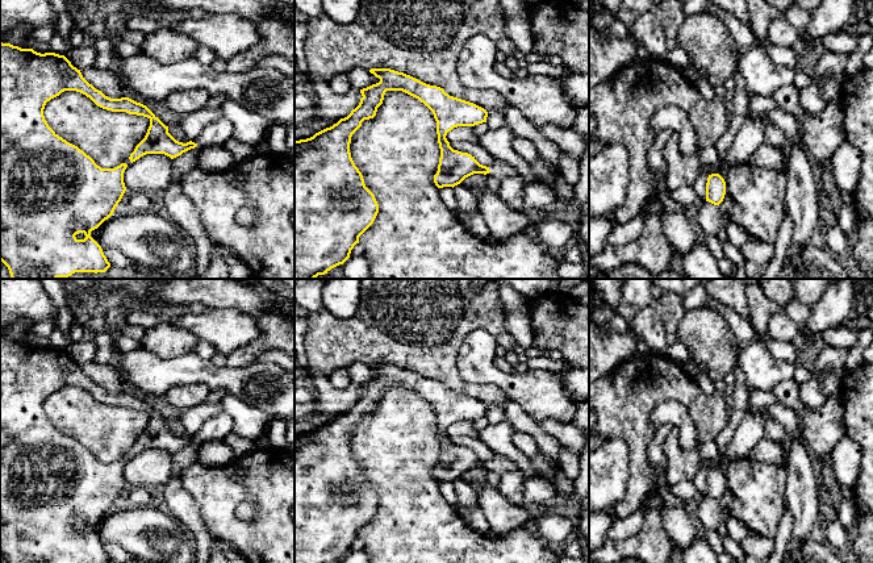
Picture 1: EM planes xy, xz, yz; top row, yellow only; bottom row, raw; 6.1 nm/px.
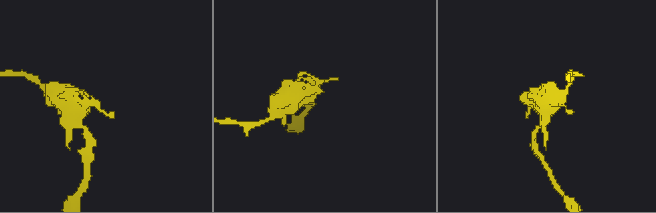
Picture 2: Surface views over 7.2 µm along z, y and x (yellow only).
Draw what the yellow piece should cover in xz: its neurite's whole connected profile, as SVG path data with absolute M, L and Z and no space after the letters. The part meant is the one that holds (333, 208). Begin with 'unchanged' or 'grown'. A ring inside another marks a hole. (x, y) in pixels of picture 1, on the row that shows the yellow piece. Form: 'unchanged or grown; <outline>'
grown; M371 68L369 72L380 82L360 89L363 97L347 117L310 138L295 141L295 279L316 279L343 264L354 246L359 243L359 237L373 224L379 213L375 195L366 187L363 175L351 158L350 143L362 122L376 116L387 91L402 91L418 99L433 112L440 149L438 171L434 175L438 188L454 188L473 174L489 172L500 180L521 178L525 182L518 170L504 160L496 160L486 167L471 154L450 146L446 135L454 128L486 122L488 112L484 108L450 96L443 88L426 84L404 72L390 68Z

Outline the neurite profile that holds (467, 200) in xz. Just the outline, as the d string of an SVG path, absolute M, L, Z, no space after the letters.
M458 184L454 187L455 199L458 201L458 207L465 213L476 213L479 210L477 196L476 192L464 187L463 184Z

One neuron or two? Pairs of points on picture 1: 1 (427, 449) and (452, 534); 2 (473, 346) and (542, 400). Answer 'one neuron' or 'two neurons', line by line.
1: one neuron
2: one neuron

